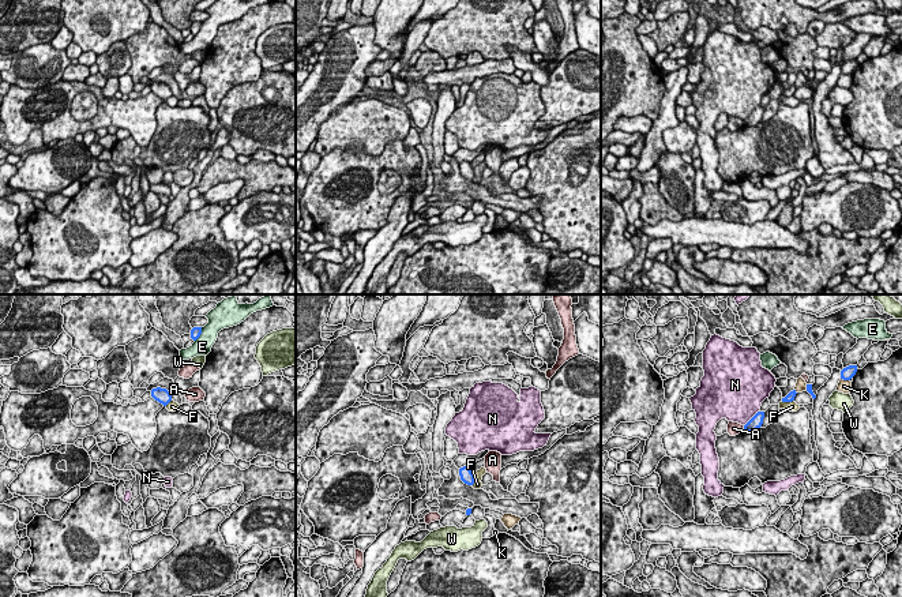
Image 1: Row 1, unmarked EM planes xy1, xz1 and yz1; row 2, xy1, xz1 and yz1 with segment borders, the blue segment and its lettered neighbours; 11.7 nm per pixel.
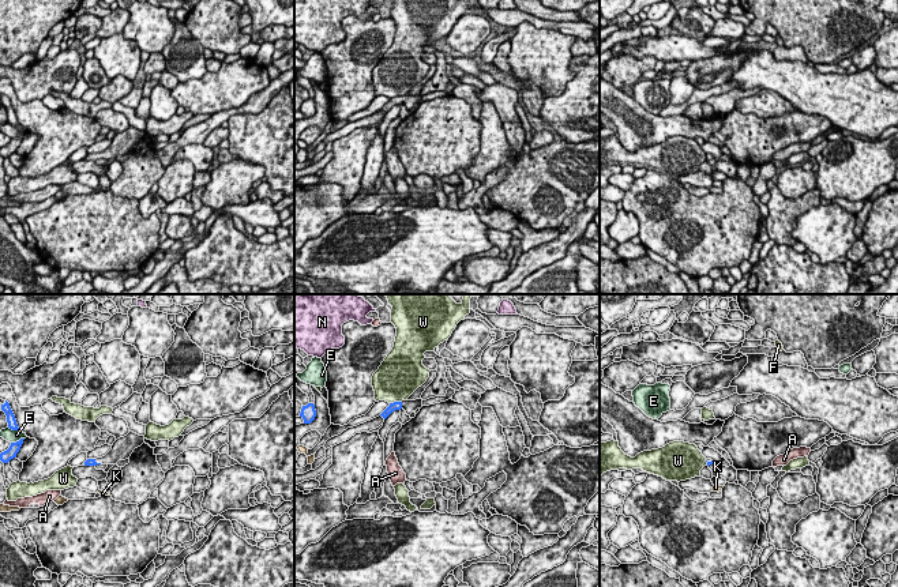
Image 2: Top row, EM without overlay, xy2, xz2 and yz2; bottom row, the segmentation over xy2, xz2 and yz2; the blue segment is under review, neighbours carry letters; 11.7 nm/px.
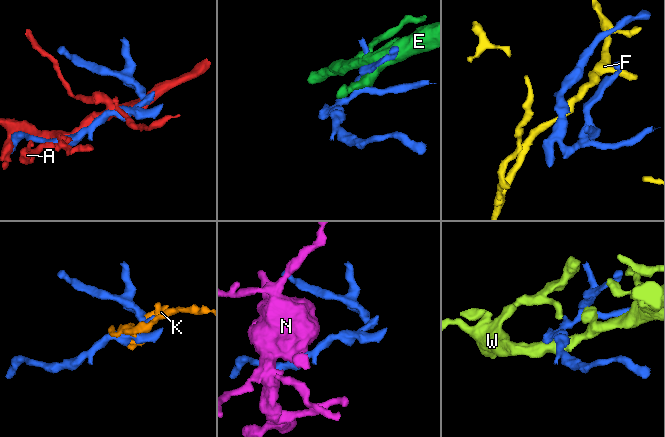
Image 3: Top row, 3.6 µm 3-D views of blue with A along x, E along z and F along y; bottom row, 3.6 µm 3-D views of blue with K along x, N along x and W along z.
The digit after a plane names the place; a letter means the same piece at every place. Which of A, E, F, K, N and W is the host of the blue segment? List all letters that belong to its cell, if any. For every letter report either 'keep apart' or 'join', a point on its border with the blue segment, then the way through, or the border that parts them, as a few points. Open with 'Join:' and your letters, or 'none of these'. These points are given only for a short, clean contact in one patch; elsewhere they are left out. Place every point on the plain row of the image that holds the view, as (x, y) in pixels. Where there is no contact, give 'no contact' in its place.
Join: none of these
A: keep apart; contact yz1 (744, 123)
E: keep apart; contact xy1 (200, 27)
F: keep apart; contact xz1 (473, 175); border xz1 (474, 168), (472, 180)
K: keep apart; contact yz1 (845, 74)
N: keep apart; contact yz1 (751, 113); border yz1 (758, 105), (744, 120)
W: keep apart; contact xz2 (395, 97)

